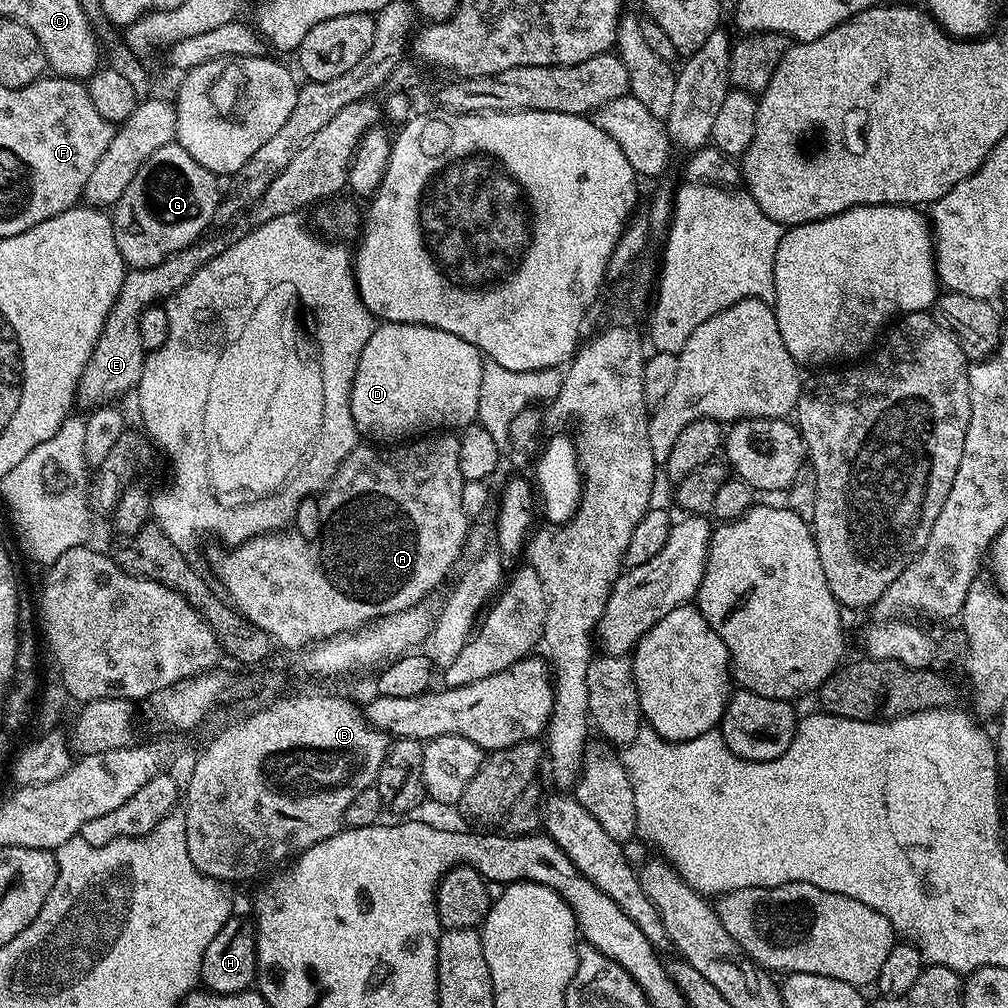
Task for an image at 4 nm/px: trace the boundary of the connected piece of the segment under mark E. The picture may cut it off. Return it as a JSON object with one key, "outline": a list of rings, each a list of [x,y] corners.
{"outline":[[[201,239],[190,247],[183,248],[161,264],[155,264],[153,268],[133,268],[125,271],[118,298],[104,320],[104,331],[84,367],[77,386],[77,397],[81,403],[90,404],[89,406],[110,404],[116,401],[114,399],[139,387],[146,355],[140,336],[140,314],[153,302],[159,301],[156,300],[159,296],[173,296],[206,261],[224,251],[225,241],[208,239]]]}

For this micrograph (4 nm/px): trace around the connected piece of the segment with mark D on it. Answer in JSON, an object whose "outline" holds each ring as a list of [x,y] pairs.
{"outline":[[[380,322],[375,325],[372,329],[372,333],[370,334],[370,338],[366,342],[366,346],[362,350],[362,358],[358,358],[358,370],[354,374],[354,382],[352,383],[352,393],[350,394],[350,420],[356,423],[356,428],[360,432],[365,432],[368,436],[373,436],[373,441],[376,442],[392,442],[395,436],[404,436],[400,438],[408,438],[413,434],[411,432],[416,432],[419,428],[428,428],[424,430],[460,430],[463,429],[465,425],[469,425],[473,423],[477,419],[476,411],[478,410],[478,394],[482,388],[482,370],[484,369],[484,361],[485,357],[480,353],[476,347],[473,346],[470,342],[466,342],[466,338],[458,338],[458,334],[450,334],[446,330],[438,330],[437,328],[431,328],[430,326],[426,326],[425,324],[393,324],[391,322]]]}

